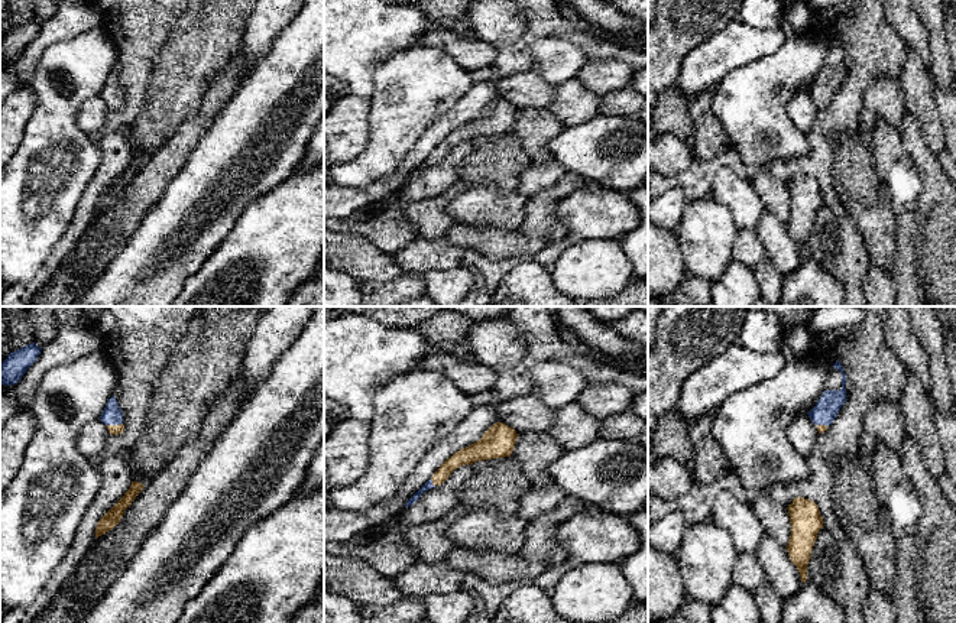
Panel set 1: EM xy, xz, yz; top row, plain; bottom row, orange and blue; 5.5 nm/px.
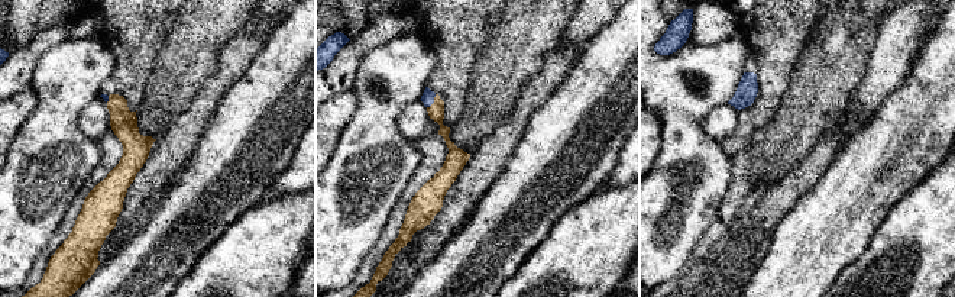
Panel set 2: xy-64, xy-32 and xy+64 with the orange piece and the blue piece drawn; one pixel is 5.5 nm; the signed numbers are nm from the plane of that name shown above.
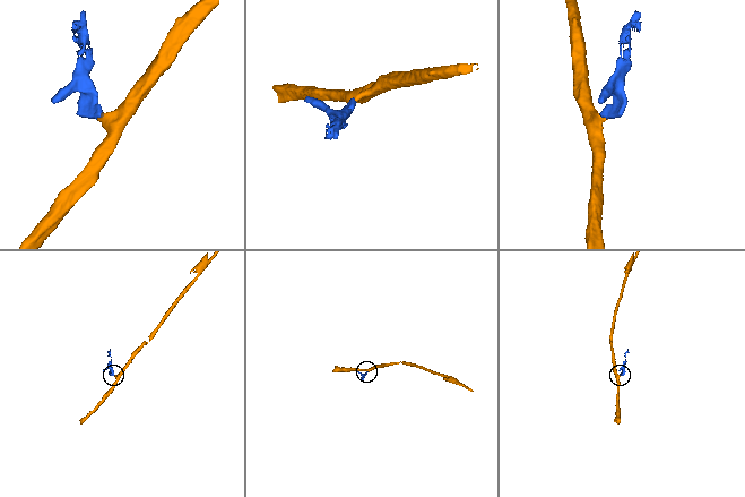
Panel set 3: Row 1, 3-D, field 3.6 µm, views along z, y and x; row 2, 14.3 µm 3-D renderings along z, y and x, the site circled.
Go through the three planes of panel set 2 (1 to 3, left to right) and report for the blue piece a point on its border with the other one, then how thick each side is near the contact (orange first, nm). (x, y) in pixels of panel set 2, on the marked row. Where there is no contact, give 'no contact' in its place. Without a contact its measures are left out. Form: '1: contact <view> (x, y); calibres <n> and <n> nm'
1: contact xy-64 (109, 99); calibres 150 and 30 nm
2: contact xy-32 (434, 102); calibres 90 and 70 nm
3: no contact

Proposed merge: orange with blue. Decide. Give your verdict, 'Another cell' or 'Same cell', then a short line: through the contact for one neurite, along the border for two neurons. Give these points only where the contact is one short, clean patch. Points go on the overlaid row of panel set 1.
Same cell. Line: xy (114, 430), (114, 425), (112, 415)

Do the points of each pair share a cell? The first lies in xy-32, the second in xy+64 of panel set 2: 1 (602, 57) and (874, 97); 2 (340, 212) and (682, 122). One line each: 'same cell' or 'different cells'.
1: different cells
2: same cell

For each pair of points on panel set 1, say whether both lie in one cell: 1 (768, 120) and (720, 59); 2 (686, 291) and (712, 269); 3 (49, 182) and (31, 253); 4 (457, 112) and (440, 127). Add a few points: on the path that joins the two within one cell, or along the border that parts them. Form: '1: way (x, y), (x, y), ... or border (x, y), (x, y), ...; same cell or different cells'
1: border (761, 58), (751, 59), (731, 70), (715, 88); different cells
2: border (686, 271), (705, 278), (710, 284); different cells
3: way (32, 200), (31, 236); same cell
4: way (453, 116), (444, 125); same cell

